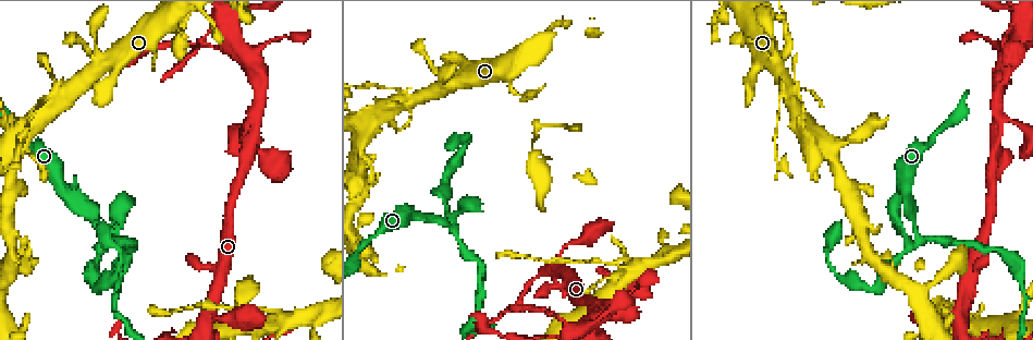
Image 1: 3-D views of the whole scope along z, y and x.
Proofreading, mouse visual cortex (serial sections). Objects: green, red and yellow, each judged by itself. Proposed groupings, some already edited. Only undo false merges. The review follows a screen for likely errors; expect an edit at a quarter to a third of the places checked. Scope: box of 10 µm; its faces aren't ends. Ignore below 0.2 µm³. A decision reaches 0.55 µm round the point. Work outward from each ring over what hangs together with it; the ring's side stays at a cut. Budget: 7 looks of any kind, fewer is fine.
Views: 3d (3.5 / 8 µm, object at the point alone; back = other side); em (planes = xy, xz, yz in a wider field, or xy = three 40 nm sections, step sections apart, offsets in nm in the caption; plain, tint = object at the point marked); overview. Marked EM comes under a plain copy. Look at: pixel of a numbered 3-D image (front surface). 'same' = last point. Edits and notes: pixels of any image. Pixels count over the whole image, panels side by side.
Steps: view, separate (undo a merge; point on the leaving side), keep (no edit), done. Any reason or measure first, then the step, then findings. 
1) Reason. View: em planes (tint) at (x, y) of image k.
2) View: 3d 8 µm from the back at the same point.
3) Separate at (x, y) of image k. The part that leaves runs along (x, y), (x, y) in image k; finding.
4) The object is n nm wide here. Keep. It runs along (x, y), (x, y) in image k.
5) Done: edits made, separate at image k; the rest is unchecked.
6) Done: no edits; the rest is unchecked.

Three-way junction. View: 3d 3.5 µm at (59, 95) of image 1.

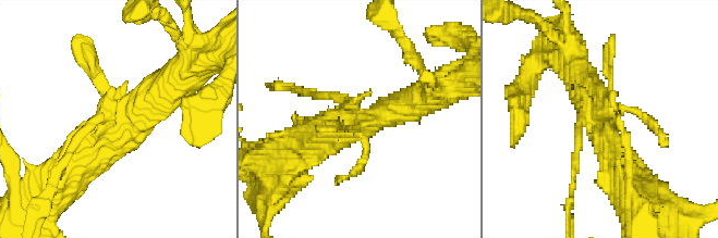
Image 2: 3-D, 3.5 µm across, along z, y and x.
View: em xy step 2 (tint) at (603, 120) of image 2.

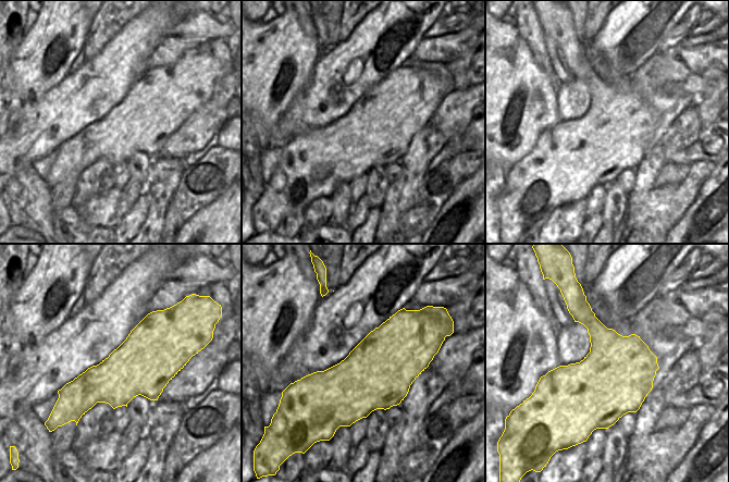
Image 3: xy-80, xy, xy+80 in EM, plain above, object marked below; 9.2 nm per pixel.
Cut it another way. View: em xy step 1 (tint) at the same point.

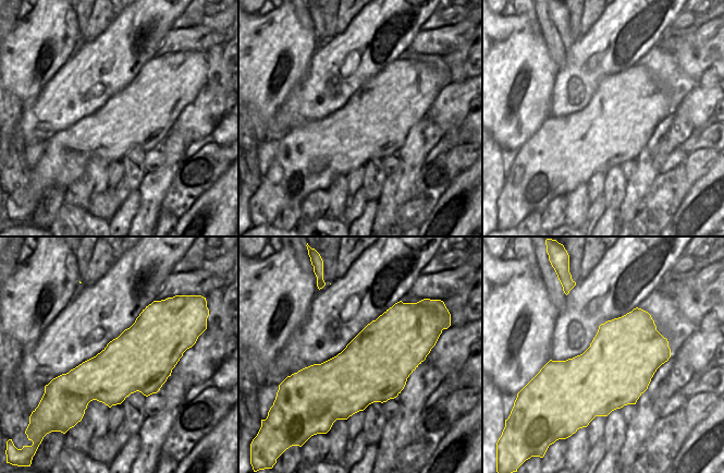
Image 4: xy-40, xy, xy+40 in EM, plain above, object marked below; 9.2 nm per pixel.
Keep. All the same cell.

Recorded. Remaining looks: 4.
A fork. View: 3d 3.5 µm at (453, 231) of image 1.

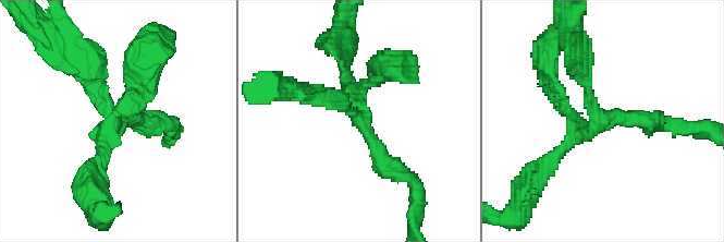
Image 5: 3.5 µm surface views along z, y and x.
Shape alone is not enough. View: em xy step 5 (tint) at (358, 118) of image 5.

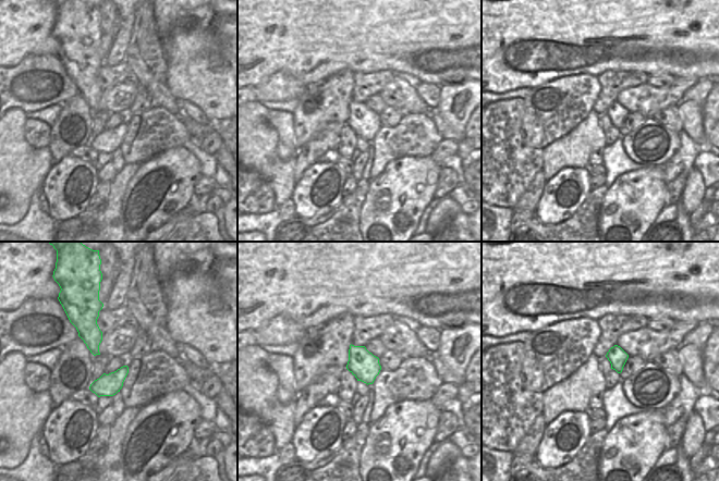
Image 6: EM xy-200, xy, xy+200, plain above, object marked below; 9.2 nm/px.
The object is 260 nm wide here. Keep. It runs along (579, 60), (601, 117), (551, 164) in image 5; one cell here.

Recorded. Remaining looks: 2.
Three arms meet. View: 3d 8 µm at (256, 124) of image 1.

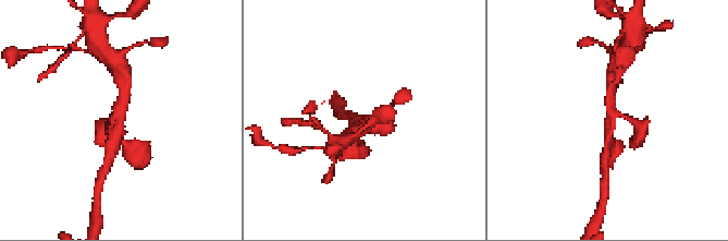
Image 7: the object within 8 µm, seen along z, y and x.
View: em xy step 3 (tint) at the same point.

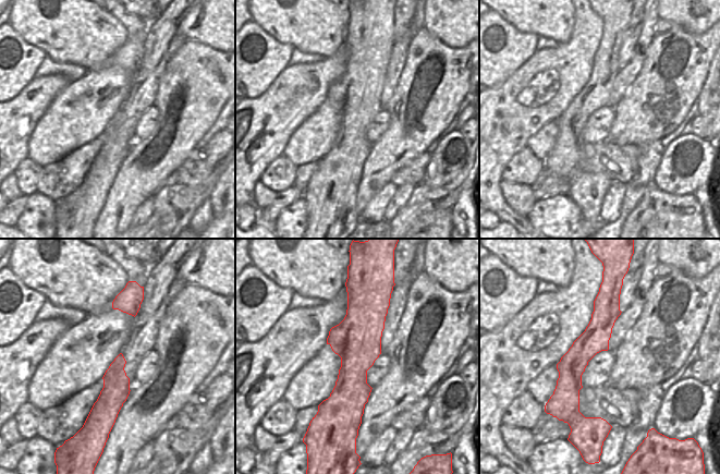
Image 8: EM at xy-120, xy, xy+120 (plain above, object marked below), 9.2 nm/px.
The object is 440 nm wide here. Keep. It runs along (111, 149), (123, 113), (124, 89) in image 7; all the same cell.

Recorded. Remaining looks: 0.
Done: no edits; the rest is unchecked.

